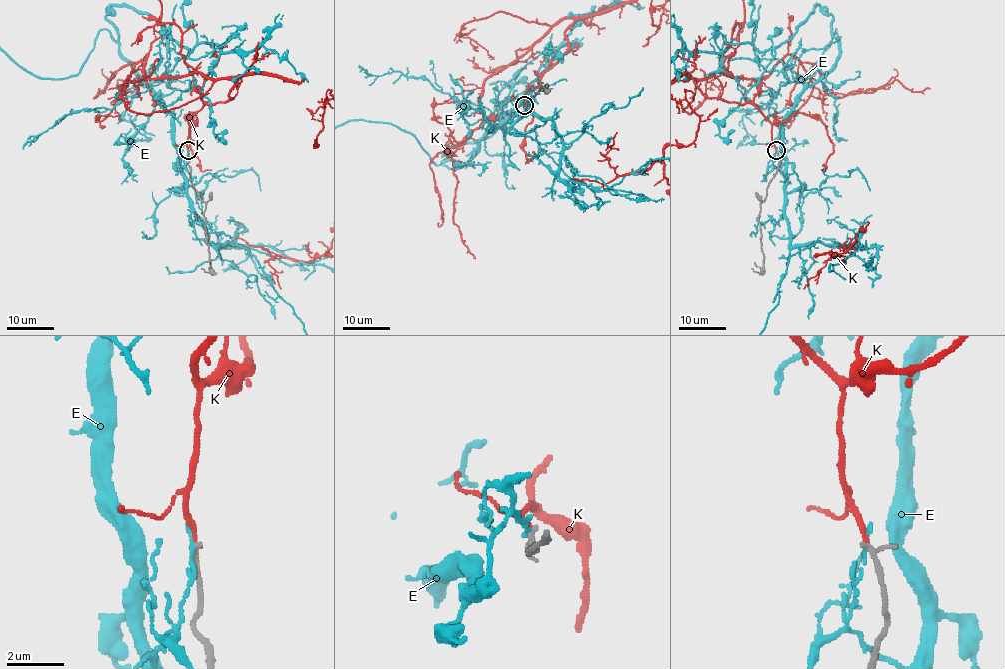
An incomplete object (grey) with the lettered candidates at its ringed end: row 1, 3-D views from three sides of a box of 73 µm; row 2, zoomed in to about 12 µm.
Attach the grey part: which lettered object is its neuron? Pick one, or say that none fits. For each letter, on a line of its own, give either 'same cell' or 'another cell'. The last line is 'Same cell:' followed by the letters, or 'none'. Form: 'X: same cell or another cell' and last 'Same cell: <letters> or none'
E: another cell
K: same cell
Same cell: K

